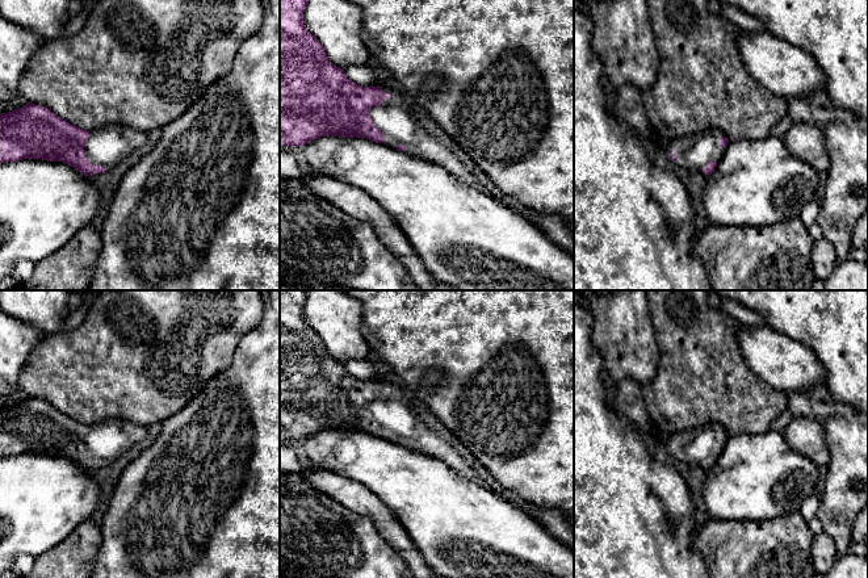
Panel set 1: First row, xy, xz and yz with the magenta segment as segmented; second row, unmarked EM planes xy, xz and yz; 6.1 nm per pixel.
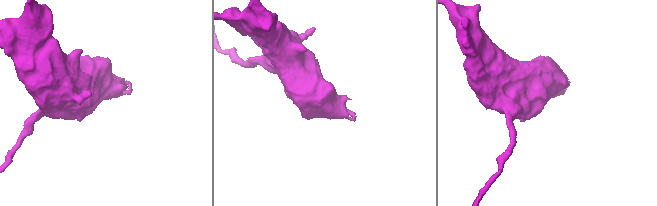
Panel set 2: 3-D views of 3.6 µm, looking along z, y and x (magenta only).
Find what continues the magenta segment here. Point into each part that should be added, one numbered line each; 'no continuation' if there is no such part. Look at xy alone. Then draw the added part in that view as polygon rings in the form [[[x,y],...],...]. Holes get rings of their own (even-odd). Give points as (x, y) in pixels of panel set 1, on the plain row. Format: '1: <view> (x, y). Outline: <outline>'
1: xy (109, 440). Outline: [[[108,420],[89,427],[84,437],[84,448],[92,458],[104,461],[108,468],[147,435],[148,427],[122,420]]]

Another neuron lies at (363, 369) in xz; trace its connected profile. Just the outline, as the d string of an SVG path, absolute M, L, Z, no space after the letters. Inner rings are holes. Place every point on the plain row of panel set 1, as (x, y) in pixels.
M348 360L344 364L344 368L349 374L362 381L377 381L378 369L377 367L368 360Z

